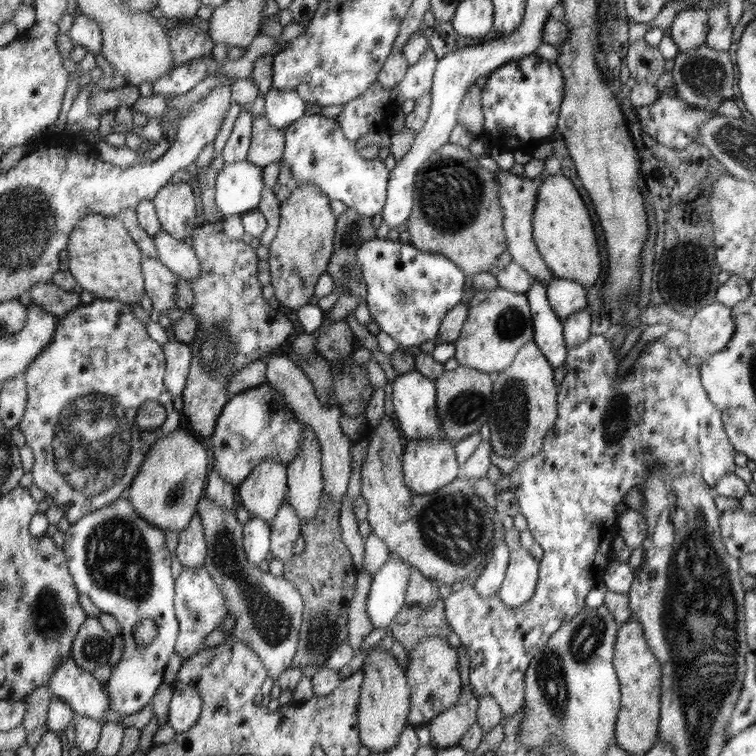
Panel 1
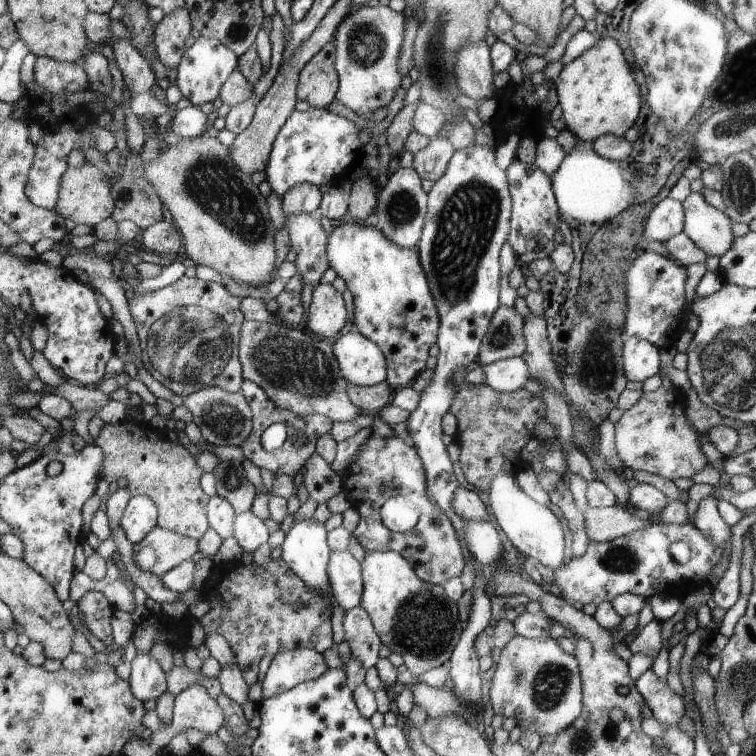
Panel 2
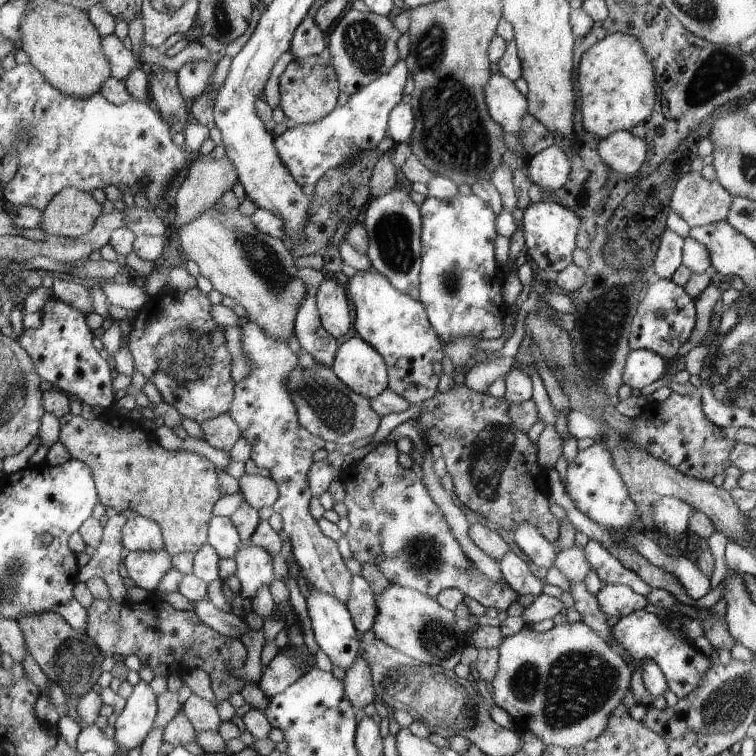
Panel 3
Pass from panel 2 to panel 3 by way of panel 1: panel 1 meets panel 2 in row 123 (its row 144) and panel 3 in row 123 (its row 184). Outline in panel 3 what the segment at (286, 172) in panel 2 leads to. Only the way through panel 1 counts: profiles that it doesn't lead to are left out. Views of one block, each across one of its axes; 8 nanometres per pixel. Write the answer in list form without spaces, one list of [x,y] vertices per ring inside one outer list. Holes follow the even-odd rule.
[[[405,61],[397,64],[382,77],[372,81],[364,89],[353,94],[343,106],[337,106],[330,114],[312,124],[299,124],[288,128],[275,138],[275,146],[282,156],[292,178],[300,186],[316,184],[330,169],[357,157],[362,151],[376,149],[387,134],[391,110],[402,100],[404,85],[409,72]]]

